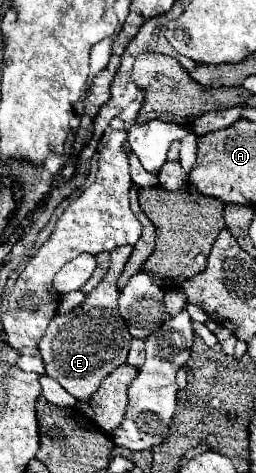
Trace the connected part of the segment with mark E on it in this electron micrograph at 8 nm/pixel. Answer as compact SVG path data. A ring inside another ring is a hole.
M119 246L111 250L111 266L107 276L87 295L83 304L67 314L57 314L39 342L39 352L43 356L47 376L55 378L71 396L81 402L87 402L91 394L99 390L103 378L107 378L107 374L111 374L111 370L117 366L125 364L129 354L131 334L117 310L117 278L123 272L131 250L133 246Z

